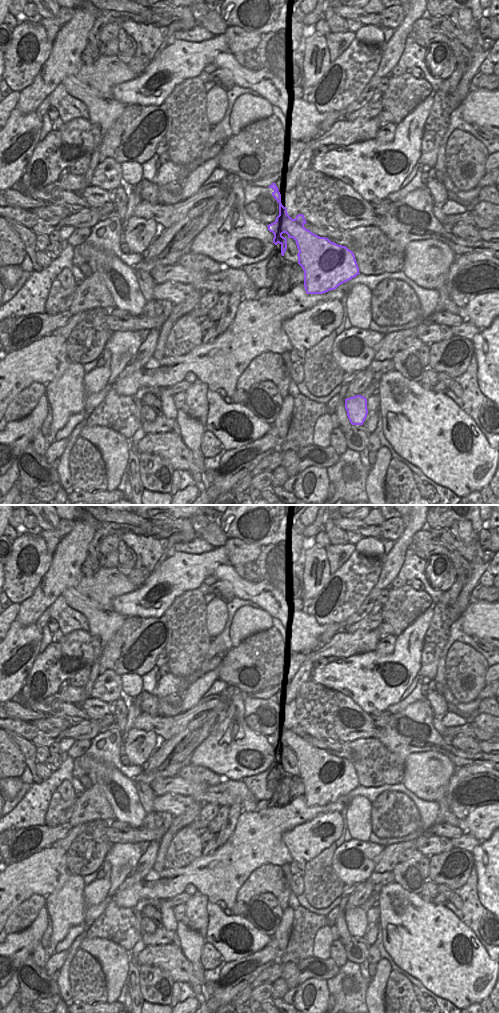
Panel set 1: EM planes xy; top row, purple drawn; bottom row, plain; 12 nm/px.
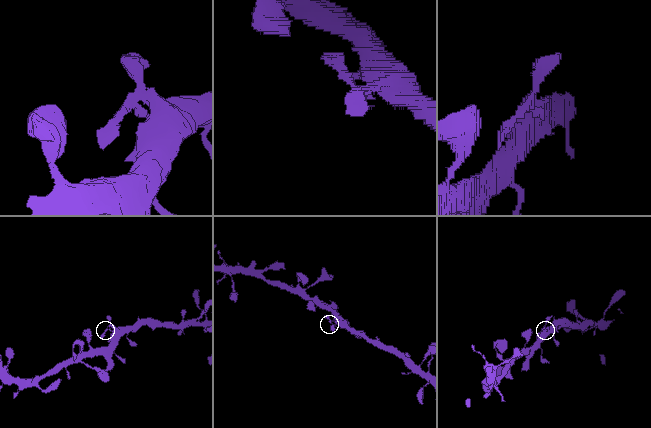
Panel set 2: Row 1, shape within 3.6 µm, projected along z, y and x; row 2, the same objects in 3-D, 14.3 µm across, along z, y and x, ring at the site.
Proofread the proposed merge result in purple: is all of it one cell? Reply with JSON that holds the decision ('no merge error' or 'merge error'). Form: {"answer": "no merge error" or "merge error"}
{"answer": "no merge error"}

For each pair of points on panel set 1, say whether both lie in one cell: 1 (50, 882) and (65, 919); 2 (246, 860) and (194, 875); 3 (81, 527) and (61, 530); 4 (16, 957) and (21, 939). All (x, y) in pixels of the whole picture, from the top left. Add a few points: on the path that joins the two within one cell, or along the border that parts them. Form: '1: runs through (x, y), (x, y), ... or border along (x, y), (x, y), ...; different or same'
1: border along (70, 874), (59, 889), (45, 898); different
2: runs through (233, 863), (222, 874), (207, 874); same
3: border along (81, 515), (57, 546); different
4: runs through (16, 953), (16, 948), (21, 943); same

